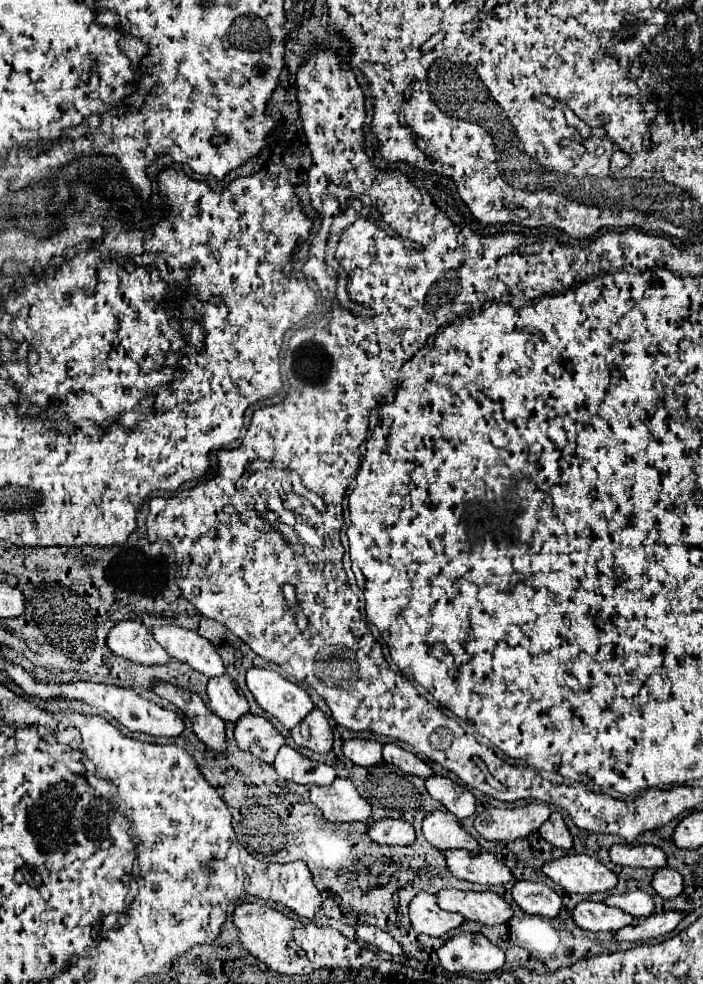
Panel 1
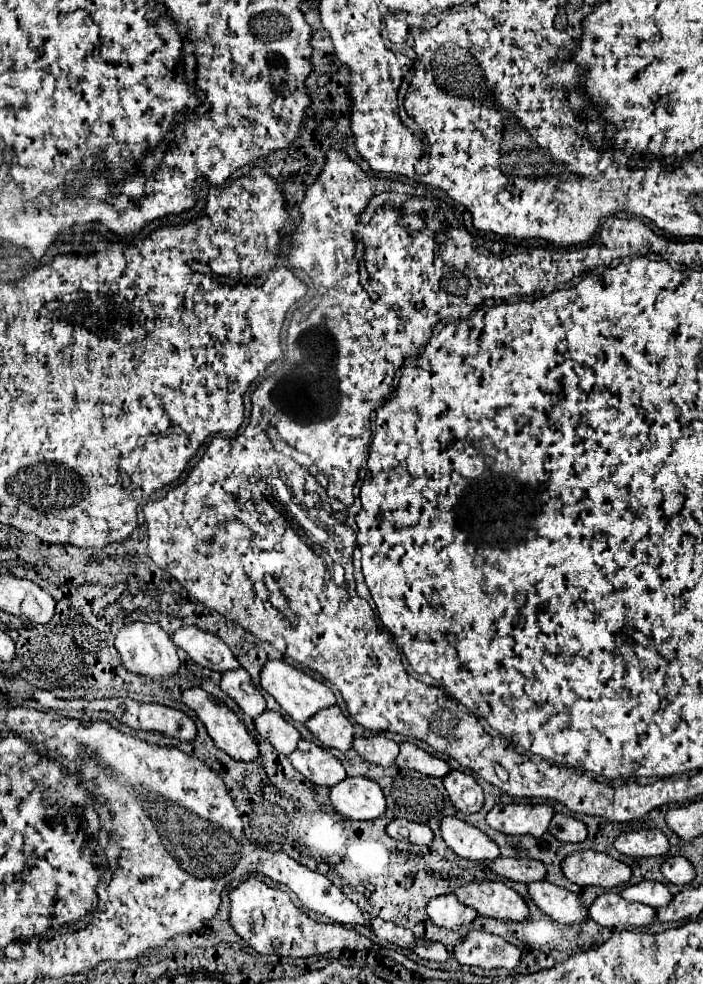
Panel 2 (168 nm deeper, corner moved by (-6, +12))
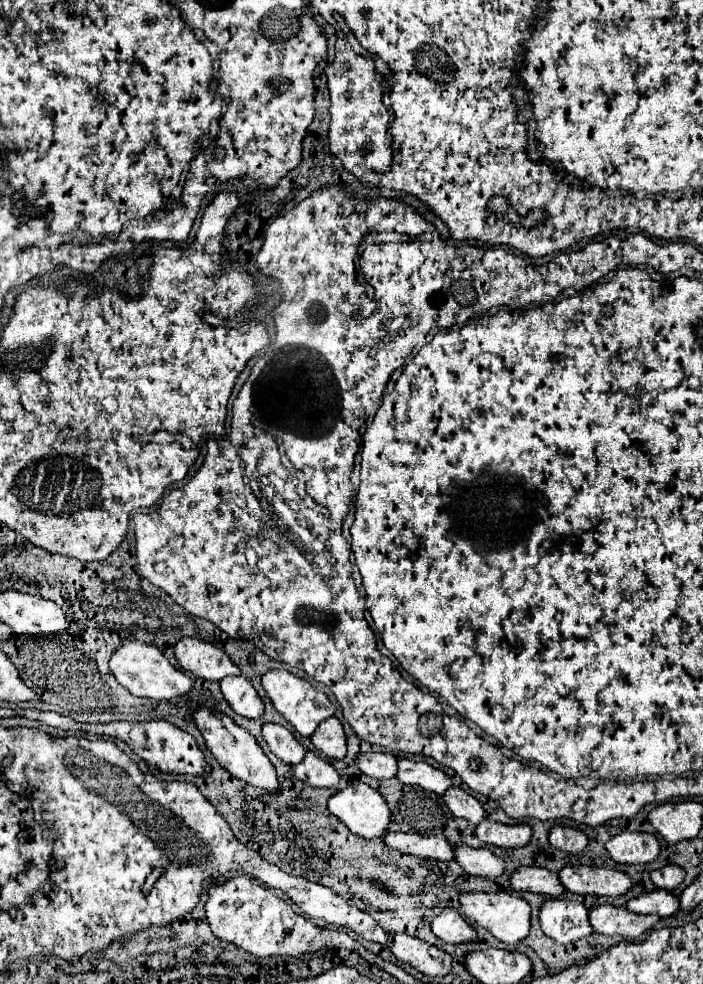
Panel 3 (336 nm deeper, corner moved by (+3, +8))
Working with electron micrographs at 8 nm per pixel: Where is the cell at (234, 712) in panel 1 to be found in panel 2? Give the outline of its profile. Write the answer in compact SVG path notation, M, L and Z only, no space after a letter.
M239 667L229 673L221 673L221 689L237 701L241 711L249 717L257 717L259 713L265 711L265 699L261 691L253 685L249 673Z

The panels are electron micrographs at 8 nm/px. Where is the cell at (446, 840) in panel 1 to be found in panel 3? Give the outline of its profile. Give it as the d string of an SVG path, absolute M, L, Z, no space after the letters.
M460 845L454 851L456 861L468 875L496 881L504 873L504 859L494 855L490 849L472 849L468 845Z

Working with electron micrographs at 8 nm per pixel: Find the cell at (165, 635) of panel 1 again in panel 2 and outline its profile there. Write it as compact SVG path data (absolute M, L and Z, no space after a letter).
M183 625L183 627L179 627L171 635L171 639L195 663L199 663L199 665L203 665L207 669L213 669L213 671L223 673L223 671L237 669L239 667L239 663L233 657L231 649L215 633L197 629L195 625Z

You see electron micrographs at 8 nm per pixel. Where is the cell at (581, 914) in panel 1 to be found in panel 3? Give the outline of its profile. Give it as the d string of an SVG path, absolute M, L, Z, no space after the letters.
M598 905L590 911L590 925L596 933L602 935L620 935L628 939L638 939L646 931L650 931L660 917L656 915L638 915L630 913L626 907L614 905Z

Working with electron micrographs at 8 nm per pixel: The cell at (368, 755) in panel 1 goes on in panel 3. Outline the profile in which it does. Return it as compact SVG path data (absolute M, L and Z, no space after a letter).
M362 753L356 759L358 769L374 779L392 779L396 775L396 761L392 753Z

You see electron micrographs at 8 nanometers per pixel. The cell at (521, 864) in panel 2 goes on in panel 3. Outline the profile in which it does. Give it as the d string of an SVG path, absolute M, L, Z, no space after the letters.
M520 867L516 873L512 873L510 885L516 891L532 891L546 897L560 897L566 891L558 881L558 873L542 867Z

